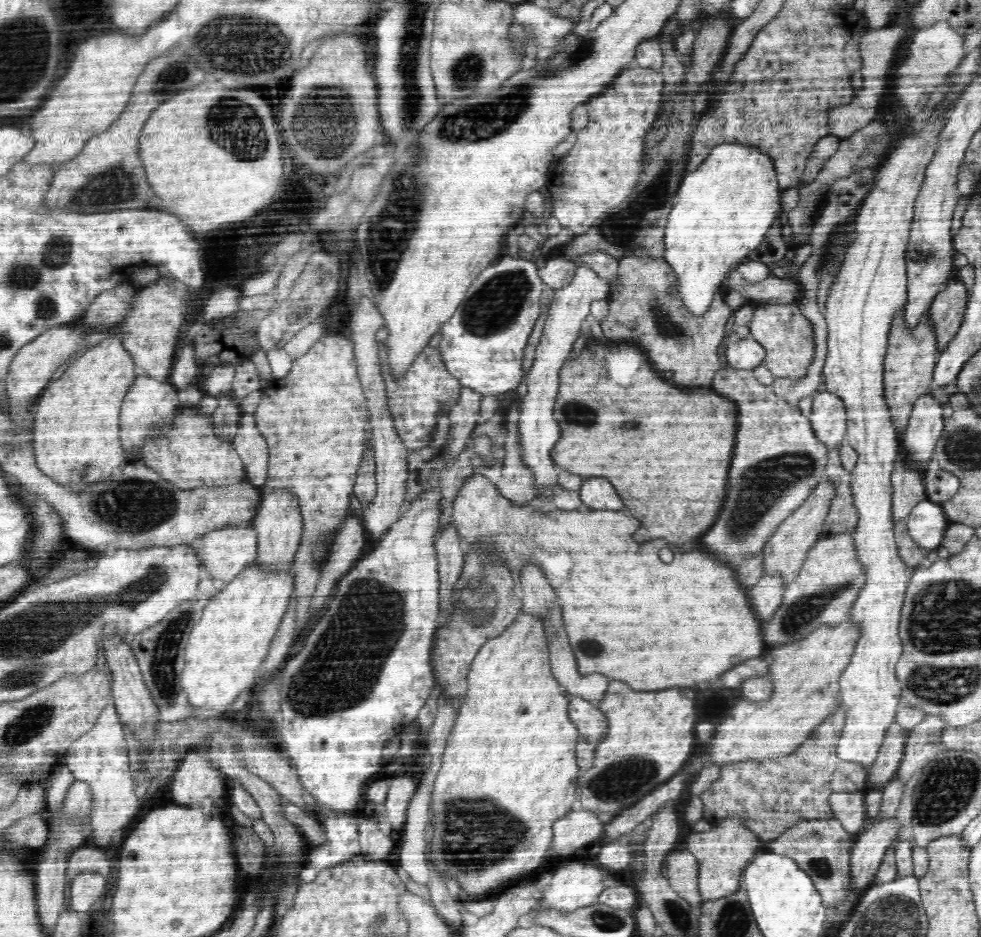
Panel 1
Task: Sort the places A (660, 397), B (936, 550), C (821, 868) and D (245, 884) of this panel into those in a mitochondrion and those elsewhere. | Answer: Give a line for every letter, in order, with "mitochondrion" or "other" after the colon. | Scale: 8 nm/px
A: other
B: other
C: mitochondrion
D: other

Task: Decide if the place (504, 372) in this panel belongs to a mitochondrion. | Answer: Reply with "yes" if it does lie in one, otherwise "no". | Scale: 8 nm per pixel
no

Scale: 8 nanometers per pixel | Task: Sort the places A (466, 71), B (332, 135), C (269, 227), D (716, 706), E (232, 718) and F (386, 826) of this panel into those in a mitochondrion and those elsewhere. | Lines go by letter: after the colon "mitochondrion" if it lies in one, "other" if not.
A: mitochondrion
B: mitochondrion
C: other
D: other
E: other
F: other

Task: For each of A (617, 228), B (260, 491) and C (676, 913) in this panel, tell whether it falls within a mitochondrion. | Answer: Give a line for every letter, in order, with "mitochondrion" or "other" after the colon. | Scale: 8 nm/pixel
A: mitochondrion
B: other
C: mitochondrion

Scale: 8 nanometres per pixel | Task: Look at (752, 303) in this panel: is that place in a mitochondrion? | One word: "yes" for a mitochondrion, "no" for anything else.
no

